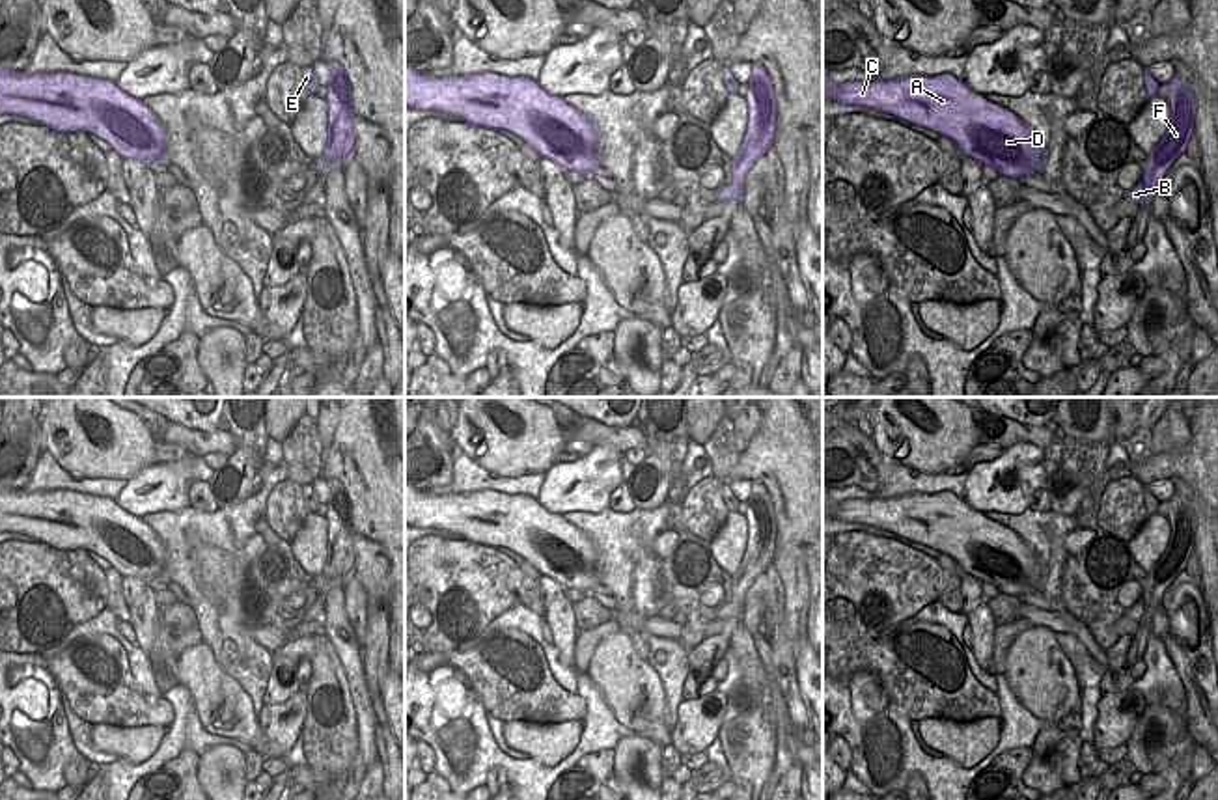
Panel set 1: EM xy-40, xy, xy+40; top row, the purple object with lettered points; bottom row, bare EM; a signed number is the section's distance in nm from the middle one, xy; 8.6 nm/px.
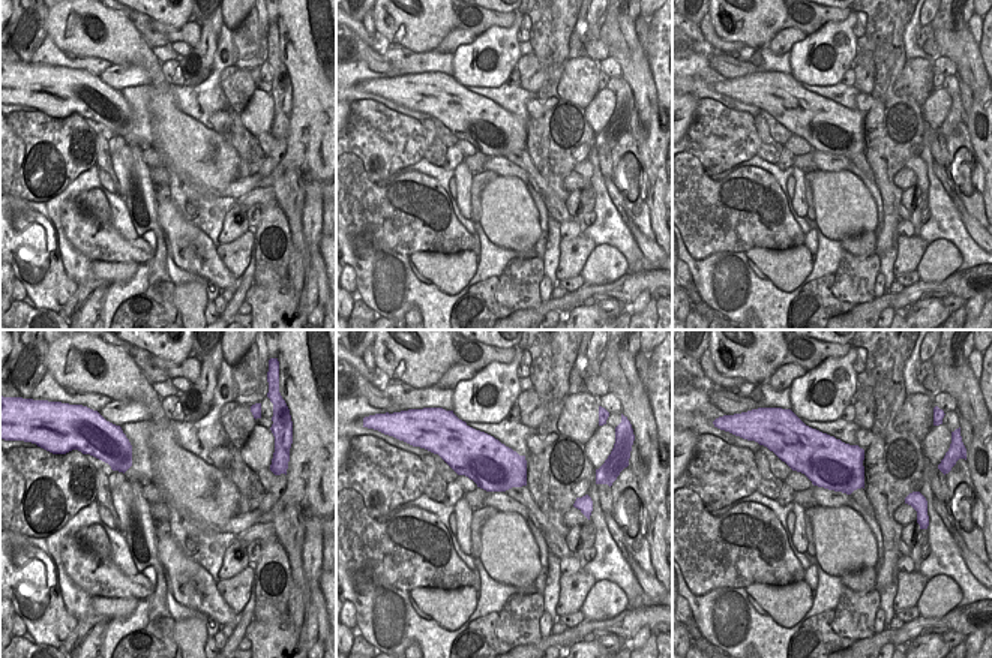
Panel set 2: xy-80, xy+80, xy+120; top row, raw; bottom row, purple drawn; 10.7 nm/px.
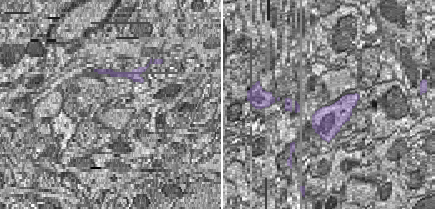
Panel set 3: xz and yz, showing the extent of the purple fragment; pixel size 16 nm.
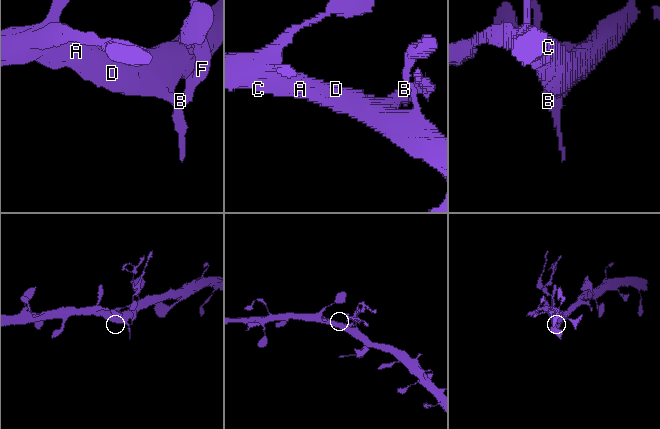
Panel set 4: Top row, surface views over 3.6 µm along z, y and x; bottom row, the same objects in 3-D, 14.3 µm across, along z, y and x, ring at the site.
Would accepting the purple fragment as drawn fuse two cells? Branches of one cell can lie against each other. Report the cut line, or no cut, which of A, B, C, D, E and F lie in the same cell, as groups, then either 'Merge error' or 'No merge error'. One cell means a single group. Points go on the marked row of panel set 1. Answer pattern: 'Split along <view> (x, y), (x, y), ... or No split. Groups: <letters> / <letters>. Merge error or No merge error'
Split along xy+40 (1142, 185), (1153, 194). Groups: A B C D E / F. Merge error.

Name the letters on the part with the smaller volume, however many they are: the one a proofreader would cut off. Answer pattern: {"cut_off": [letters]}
{"cut_off": ["F"]}

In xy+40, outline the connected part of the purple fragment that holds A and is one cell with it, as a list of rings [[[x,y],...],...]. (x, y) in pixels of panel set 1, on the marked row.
[[[823,67],[823,95],[886,112],[946,136],[966,157],[994,168],[998,175],[1017,179],[1026,172],[1041,172],[1035,134],[1011,110],[987,101],[949,73],[836,86]]]

